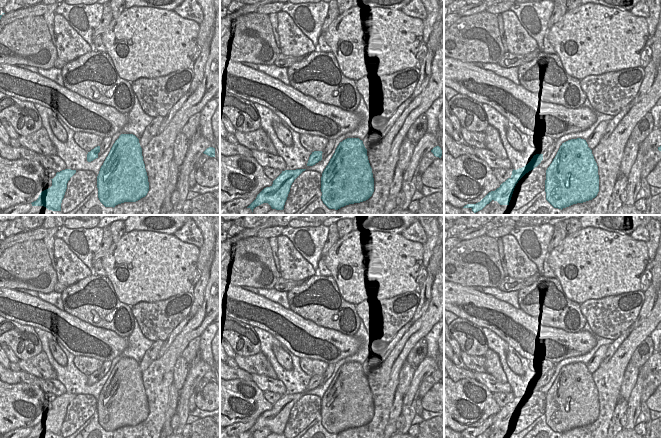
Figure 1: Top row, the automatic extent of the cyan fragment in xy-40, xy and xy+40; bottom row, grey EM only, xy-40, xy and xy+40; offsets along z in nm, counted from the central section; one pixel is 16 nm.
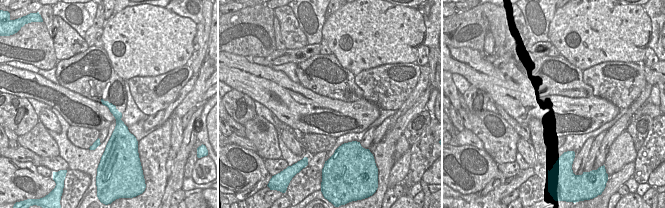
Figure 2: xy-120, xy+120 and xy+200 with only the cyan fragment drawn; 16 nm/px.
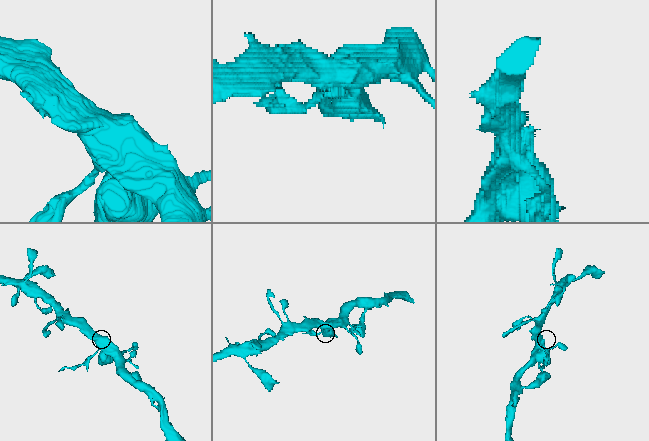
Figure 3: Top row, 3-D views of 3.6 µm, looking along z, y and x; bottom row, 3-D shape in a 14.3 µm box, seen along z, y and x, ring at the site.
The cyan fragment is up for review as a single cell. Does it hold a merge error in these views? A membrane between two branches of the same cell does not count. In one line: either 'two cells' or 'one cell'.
two cells

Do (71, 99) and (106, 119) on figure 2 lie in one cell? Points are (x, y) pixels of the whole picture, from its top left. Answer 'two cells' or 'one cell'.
one cell

